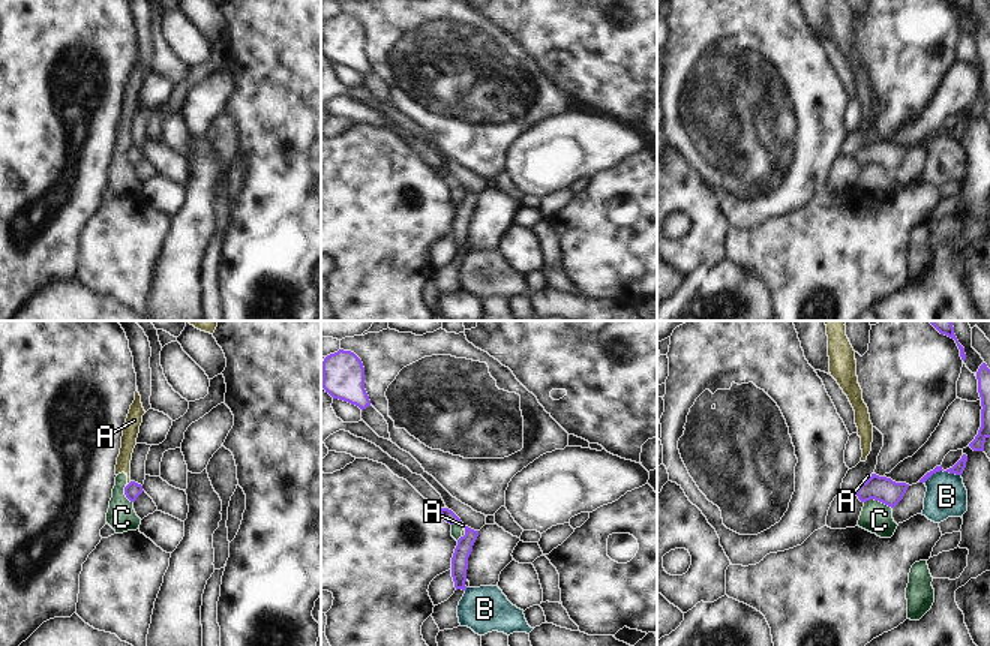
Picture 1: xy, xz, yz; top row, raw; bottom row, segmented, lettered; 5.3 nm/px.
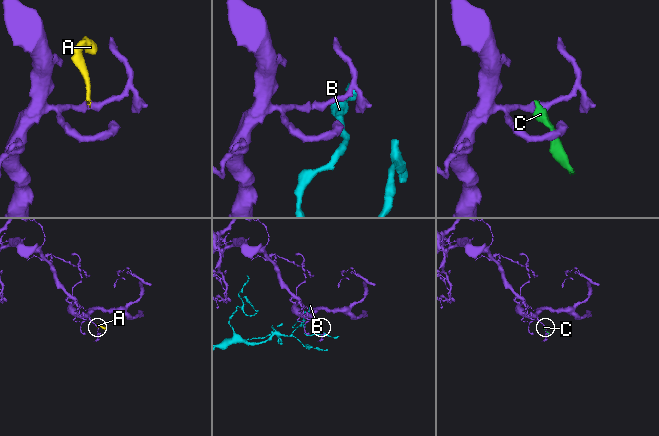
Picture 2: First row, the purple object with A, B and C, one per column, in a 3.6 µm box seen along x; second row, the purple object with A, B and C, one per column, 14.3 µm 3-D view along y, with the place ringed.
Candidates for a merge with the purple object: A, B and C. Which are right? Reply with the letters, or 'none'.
none

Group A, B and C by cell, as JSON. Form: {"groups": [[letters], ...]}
{"groups": [["A", "C"], ["B"]]}

